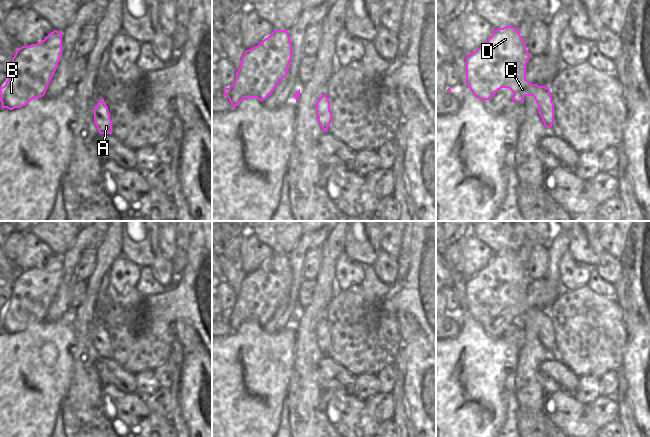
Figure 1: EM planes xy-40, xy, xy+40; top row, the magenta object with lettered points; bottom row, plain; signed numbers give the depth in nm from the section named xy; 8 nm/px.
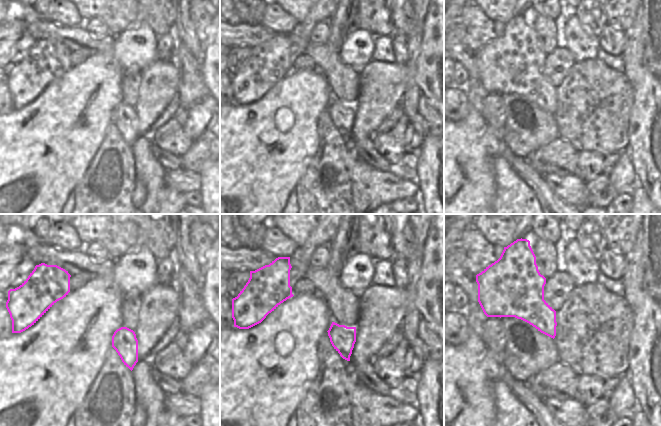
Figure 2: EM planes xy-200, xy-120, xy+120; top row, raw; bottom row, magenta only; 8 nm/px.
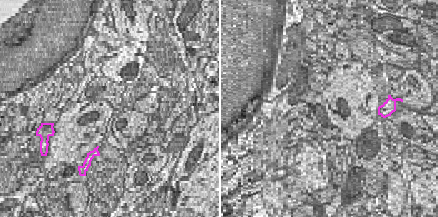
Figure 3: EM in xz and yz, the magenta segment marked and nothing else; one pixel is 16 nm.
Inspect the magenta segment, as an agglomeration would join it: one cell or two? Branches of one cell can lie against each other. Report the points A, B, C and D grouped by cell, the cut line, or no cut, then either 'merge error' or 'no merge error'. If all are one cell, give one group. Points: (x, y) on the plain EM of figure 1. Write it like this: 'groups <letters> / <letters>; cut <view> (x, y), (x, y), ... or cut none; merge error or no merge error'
groups A B C D; cut none; no merge error

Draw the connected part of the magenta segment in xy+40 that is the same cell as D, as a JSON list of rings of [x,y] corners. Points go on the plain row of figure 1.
[[[505,250],[494,254],[488,265],[466,281],[466,307],[472,317],[482,324],[489,324],[501,312],[509,312],[513,317],[512,324],[522,326],[525,320],[533,320],[538,337],[547,352],[554,347],[554,327],[548,310],[531,308],[526,303],[526,289],[530,279],[526,266],[522,263],[518,252]]]

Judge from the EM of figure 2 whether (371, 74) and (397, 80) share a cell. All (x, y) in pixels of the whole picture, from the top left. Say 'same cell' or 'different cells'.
same cell

